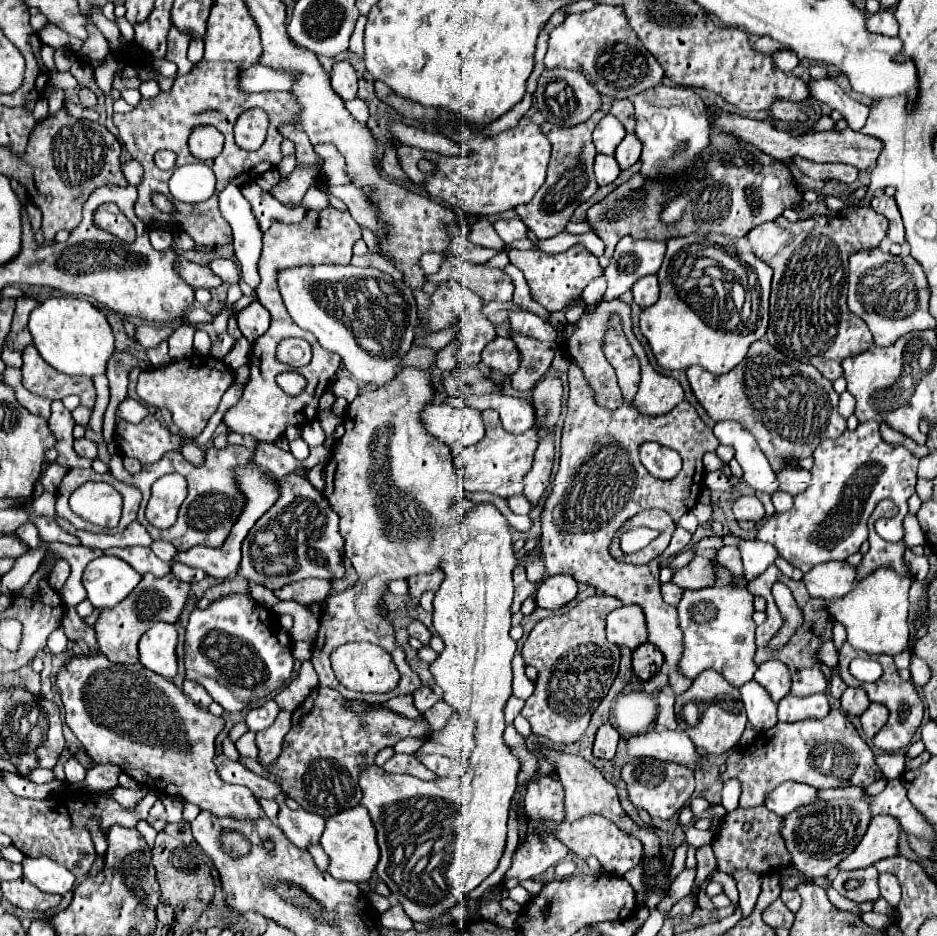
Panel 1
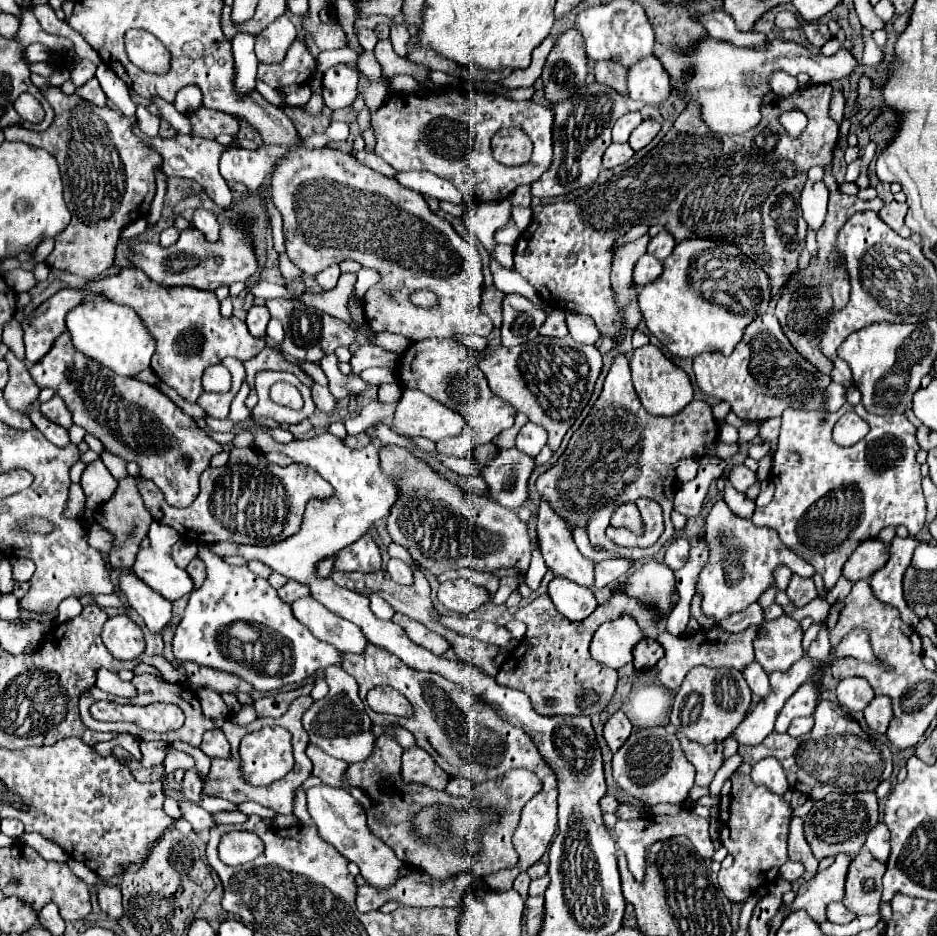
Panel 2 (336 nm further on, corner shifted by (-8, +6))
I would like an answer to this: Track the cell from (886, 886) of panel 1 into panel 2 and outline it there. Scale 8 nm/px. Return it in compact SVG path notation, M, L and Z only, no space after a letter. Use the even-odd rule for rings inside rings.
M876 823L870 831L868 831L868 837L866 837L866 843L864 847L882 863L888 861L888 855L890 855L890 833L888 833L888 827L884 823Z

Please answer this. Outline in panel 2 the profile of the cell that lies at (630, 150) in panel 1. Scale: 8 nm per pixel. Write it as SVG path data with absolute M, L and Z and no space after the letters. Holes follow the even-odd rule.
M642 121L634 131L632 131L632 137L630 137L630 147L634 151L640 151L642 147L646 147L660 131L660 123L658 121Z

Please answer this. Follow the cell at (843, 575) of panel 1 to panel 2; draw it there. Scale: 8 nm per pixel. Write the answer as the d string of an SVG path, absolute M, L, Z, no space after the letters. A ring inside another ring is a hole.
M880 539L864 541L846 561L844 577L854 583L860 579L868 579L878 569L882 569L888 559L890 559L890 547L886 543L882 543Z

